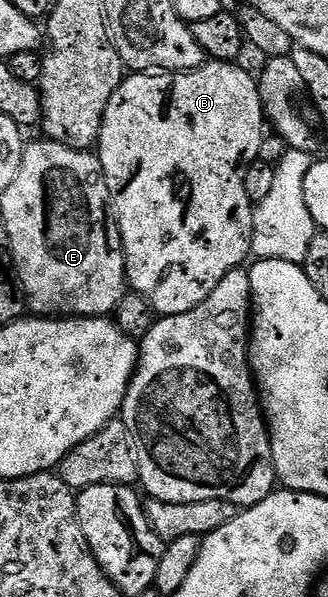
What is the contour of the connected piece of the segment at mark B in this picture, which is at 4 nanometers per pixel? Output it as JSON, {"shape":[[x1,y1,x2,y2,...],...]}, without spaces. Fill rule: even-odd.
{"shape":[[208,59,206,64,188,72,158,74,136,72,123,79,121,86,117,86,113,98,109,98,109,106,105,106,105,118,99,135,97,155,103,167,105,182,109,186,111,195,109,208,123,239,127,283,130,291,134,295,146,298,149,306,160,317,185,314,201,306,201,302,205,302,205,298,209,298,209,294,213,294,213,290,221,286,221,278,225,278,225,274,229,274,235,268,244,267,252,255,255,208,245,192,245,176,250,164,259,159,259,151,265,137,265,131,263,131,265,117,259,93,259,81,254,75,250,76,241,65,242,63,239,62]]}

